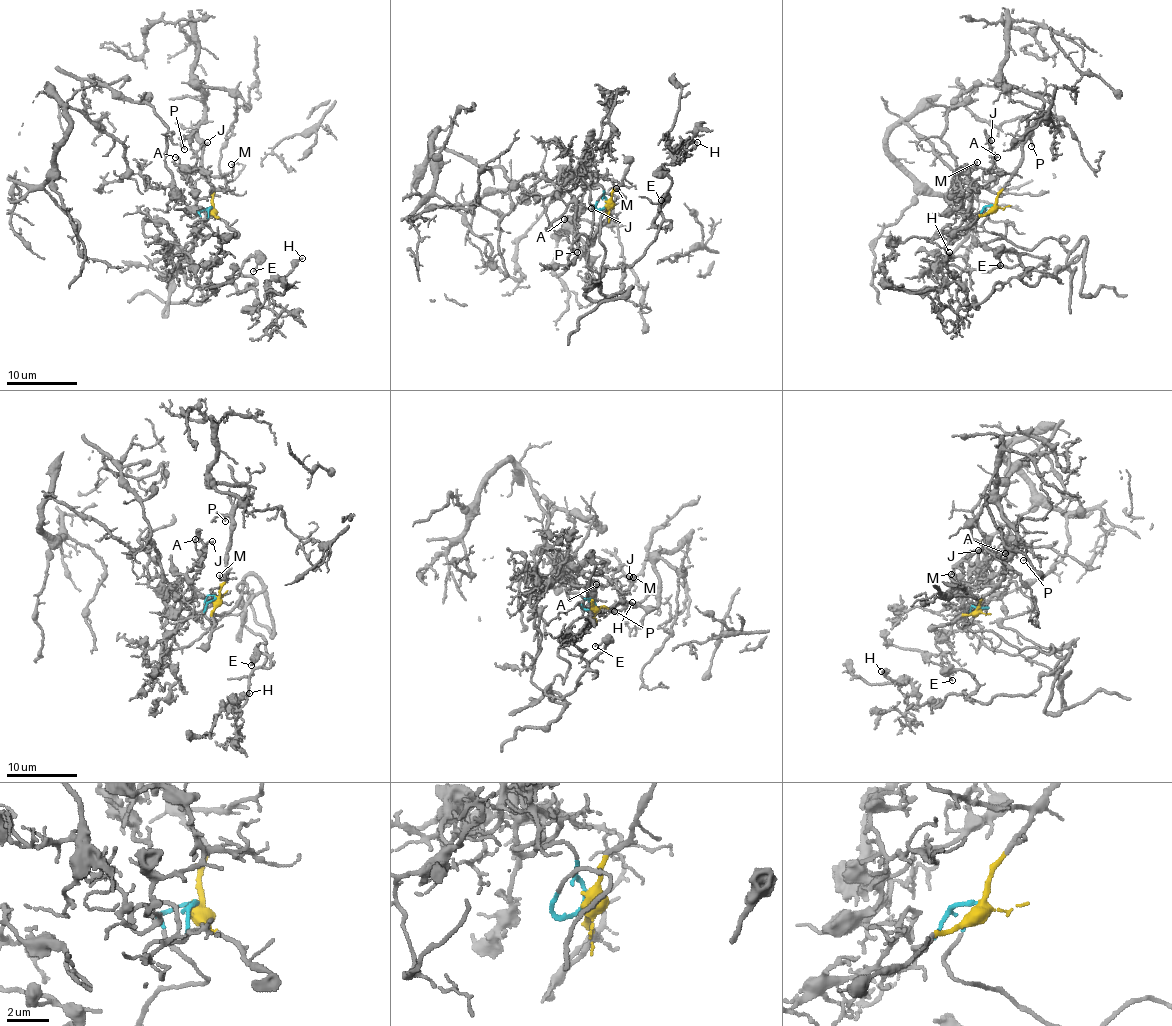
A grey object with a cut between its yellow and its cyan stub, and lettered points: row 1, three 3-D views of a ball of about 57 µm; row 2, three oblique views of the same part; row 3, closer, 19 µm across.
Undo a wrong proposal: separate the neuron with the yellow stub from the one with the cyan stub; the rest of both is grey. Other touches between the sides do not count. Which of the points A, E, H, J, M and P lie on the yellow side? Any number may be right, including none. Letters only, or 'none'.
M, P

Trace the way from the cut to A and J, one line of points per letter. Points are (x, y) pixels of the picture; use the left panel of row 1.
A: (210, 209), (205, 221), (198, 221), (194, 188), (180, 172), (179, 160), (175, 156)
J: (210, 209), (205, 221), (198, 221), (194, 188), (189, 179), (189, 172), (196, 163), (196, 152), (207, 142)

